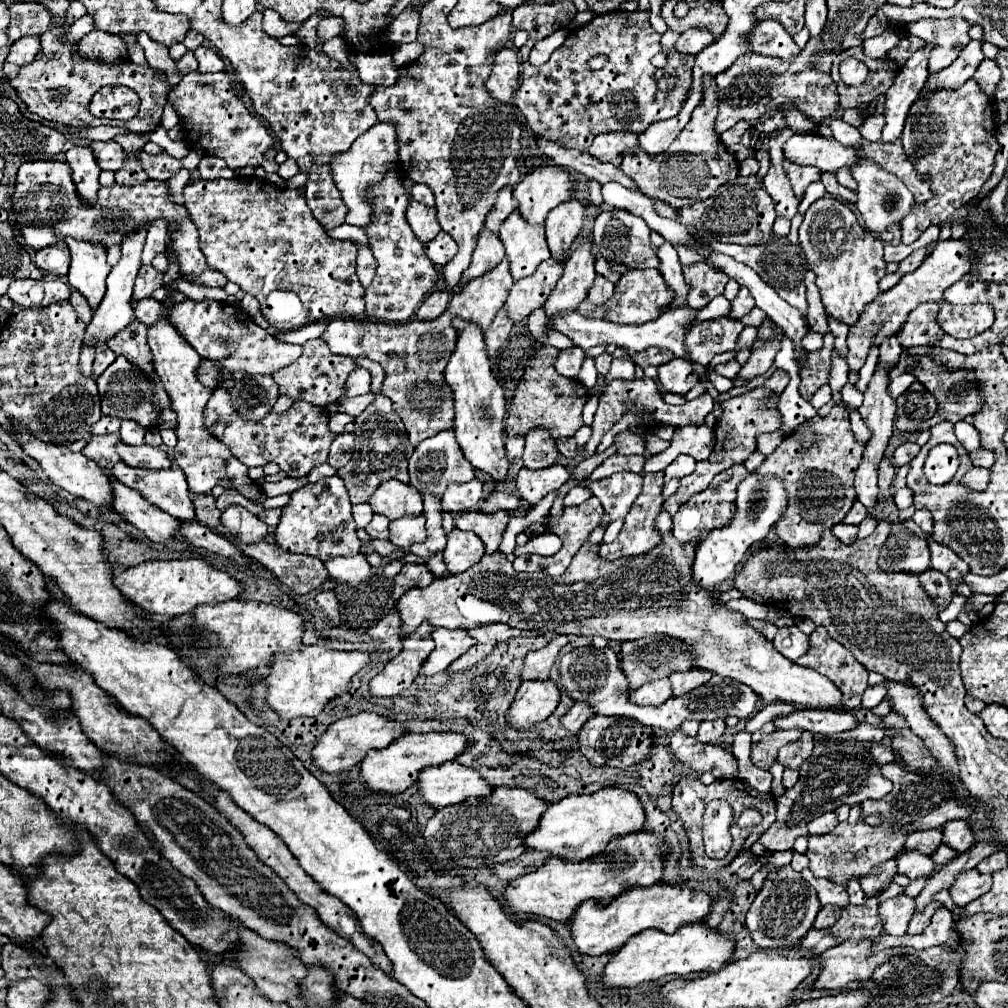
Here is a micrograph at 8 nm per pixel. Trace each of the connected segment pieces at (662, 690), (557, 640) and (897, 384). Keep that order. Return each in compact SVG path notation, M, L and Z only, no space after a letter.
M656 680L640 687L640 690L632 691L630 702L638 706L658 706L670 698L670 680Z
M554 636L548 646L540 648L540 650L534 650L534 652L528 652L526 658L524 658L524 664L522 664L520 680L522 682L526 682L526 680L544 682L548 678L548 672L550 672L552 664L558 658L560 648L566 646L568 642L570 642L568 636Z
M902 374L902 376L898 376L898 378L894 378L892 382L890 382L890 386L888 386L888 390L890 390L890 396L892 398L898 398L902 392L906 392L908 390L908 386L914 382L916 378L912 376L912 374Z

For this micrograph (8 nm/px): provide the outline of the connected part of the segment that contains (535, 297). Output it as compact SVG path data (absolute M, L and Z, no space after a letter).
M550 258L550 260L542 262L532 276L516 282L510 290L506 304L504 304L508 318L514 324L518 324L532 310L542 308L560 276L562 276L562 264L558 264L554 258Z

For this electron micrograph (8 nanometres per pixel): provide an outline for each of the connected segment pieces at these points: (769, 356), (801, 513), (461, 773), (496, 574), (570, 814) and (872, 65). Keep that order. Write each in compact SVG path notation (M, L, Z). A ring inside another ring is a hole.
M766 320L766 322L758 328L758 338L756 338L756 342L754 342L754 346L752 346L752 356L750 356L750 360L742 366L738 378L742 378L742 380L748 382L748 380L752 380L752 378L756 378L756 376L762 376L762 374L772 366L774 356L776 356L776 352L780 350L780 338L782 338L782 336L778 336L778 334L774 332L772 324Z
M834 406L826 418L814 416L800 424L800 428L804 426L816 434L816 444L812 448L802 450L798 434L786 436L756 470L756 476L780 478L784 482L784 490L788 492L788 508L784 518L776 524L776 532L780 540L792 550L814 546L824 530L844 520L846 512L856 500L854 474L864 452L864 442L856 442L852 436L848 412L844 406Z
M458 762L424 768L416 780L418 798L436 810L448 804L460 804L472 796L488 796L492 788L480 774Z
M668 534L656 550L650 550L644 556L622 558L616 562L604 562L598 558L598 544L584 542L578 554L572 558L568 570L558 576L536 576L516 572L512 562L502 552L494 552L490 556L482 556L478 564L474 564L468 572L458 576L448 576L442 580L434 580L426 588L412 588L402 594L396 602L396 612L402 620L402 636L412 634L424 620L432 628L476 628L492 622L504 622L512 628L536 630L542 634L576 634L576 636L602 636L610 640L638 640L642 636L662 632L674 638L688 642L694 650L694 660L698 668L710 670L724 678L734 678L742 684L748 684L764 702L788 702L804 708L842 708L840 690L822 674L802 668L780 652L774 650L772 642L768 642L762 634L758 634L752 626L746 624L746 618L738 612L730 612L724 608L716 608L710 602L710 592L706 588L698 588L690 580L692 560L698 542L680 544L672 534Z
M602 788L594 794L570 794L548 806L534 832L522 838L526 850L544 850L556 858L580 862L600 854L618 834L638 832L644 824L644 810L636 794L622 788Z
M854 46L854 48L848 48L844 52L840 52L836 58L834 58L834 64L832 64L832 80L836 82L838 86L838 94L840 94L840 106L842 108L856 108L856 104L862 104L862 102L872 102L876 96L880 94L886 94L886 90L892 86L894 78L896 78L896 72L900 70L900 66L896 66L896 62L888 62L888 58L870 58L864 54L864 48L862 46ZM848 56L854 56L858 60L862 60L868 68L870 68L870 76L866 78L866 82L862 86L846 86L840 76L838 76L838 64L848 58Z

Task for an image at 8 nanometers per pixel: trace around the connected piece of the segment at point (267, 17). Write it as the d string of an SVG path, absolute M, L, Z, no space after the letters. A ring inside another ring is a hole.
M264 10L264 32L272 38L284 38L300 30L300 22L284 22L274 10Z

